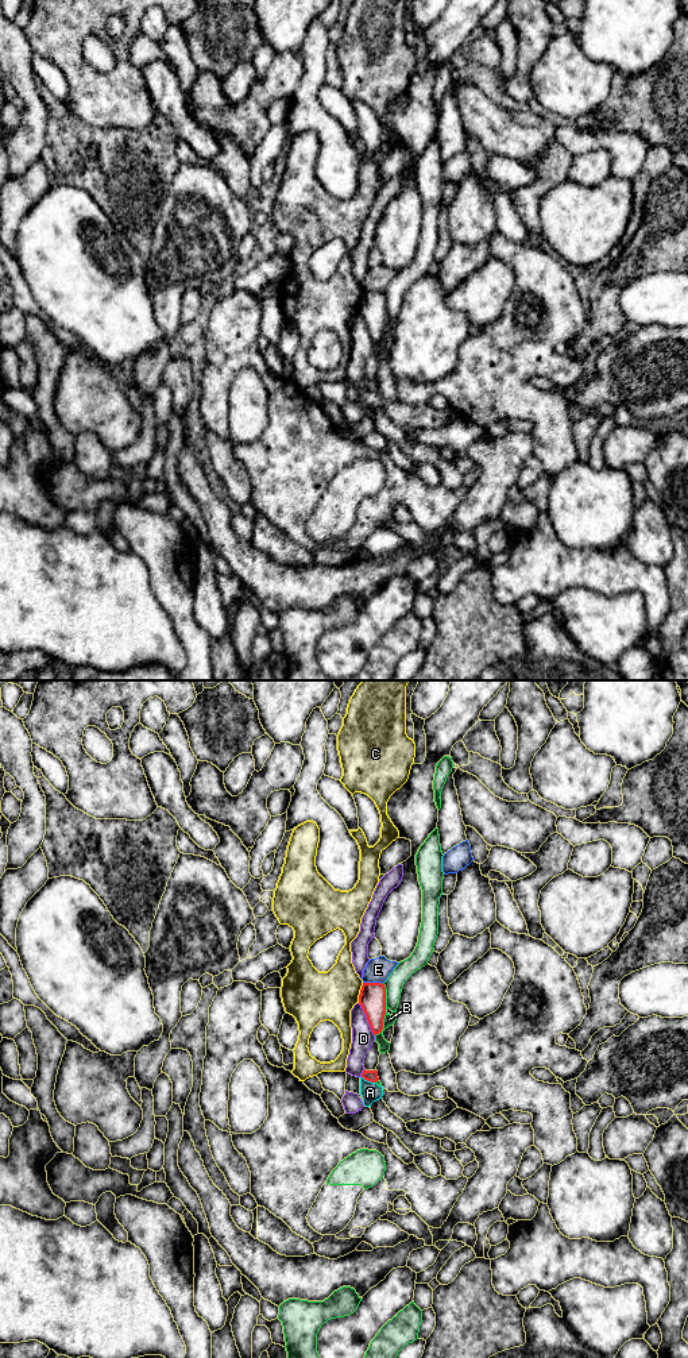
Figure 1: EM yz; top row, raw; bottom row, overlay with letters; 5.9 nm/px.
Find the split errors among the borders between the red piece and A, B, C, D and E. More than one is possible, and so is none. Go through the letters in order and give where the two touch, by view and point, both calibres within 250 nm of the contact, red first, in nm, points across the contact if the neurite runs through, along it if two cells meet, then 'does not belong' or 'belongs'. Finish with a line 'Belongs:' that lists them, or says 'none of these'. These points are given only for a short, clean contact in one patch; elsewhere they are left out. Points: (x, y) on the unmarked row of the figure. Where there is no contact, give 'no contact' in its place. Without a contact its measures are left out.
A: yz (368, 389) | 70/120 nm | along yz (362, 385), (375, 392) | does not belong
B: yz (382, 332) | 160/70 nm | does not belong
C: yz (360, 301) | 160/300 nm | does not belong
D: yz (367, 328) | 160/130 nm | does not belong
E: yz (373, 292) | 160/150 nm | does not belong
Belongs: none of these

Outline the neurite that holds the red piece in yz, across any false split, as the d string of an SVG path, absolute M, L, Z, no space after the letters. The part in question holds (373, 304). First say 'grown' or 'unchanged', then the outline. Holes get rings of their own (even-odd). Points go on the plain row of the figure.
unchanged; M363 292L359 313L362 315L374 344L382 342L386 324L386 297L382 292Z

